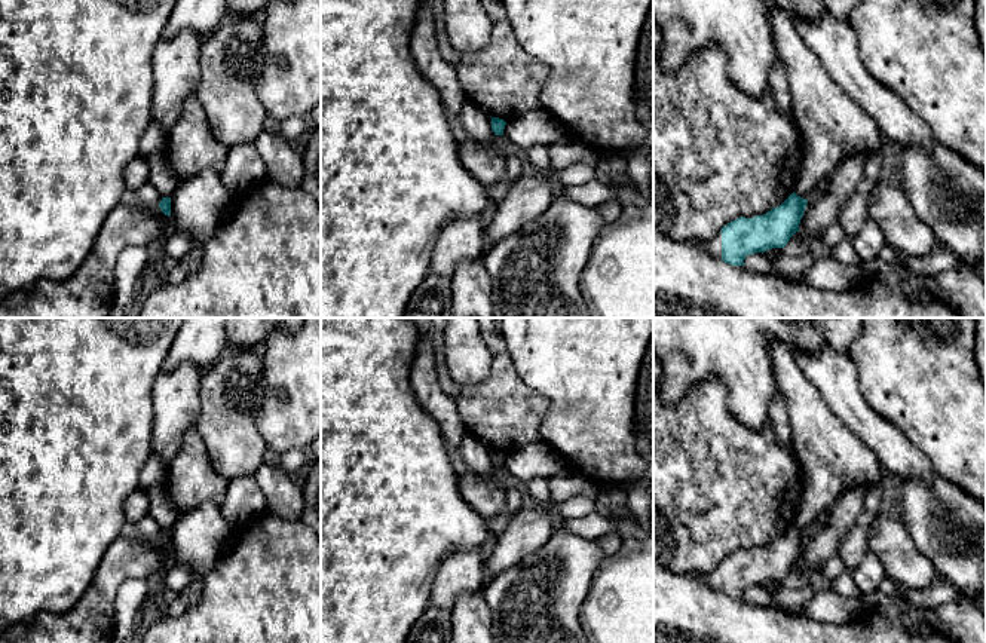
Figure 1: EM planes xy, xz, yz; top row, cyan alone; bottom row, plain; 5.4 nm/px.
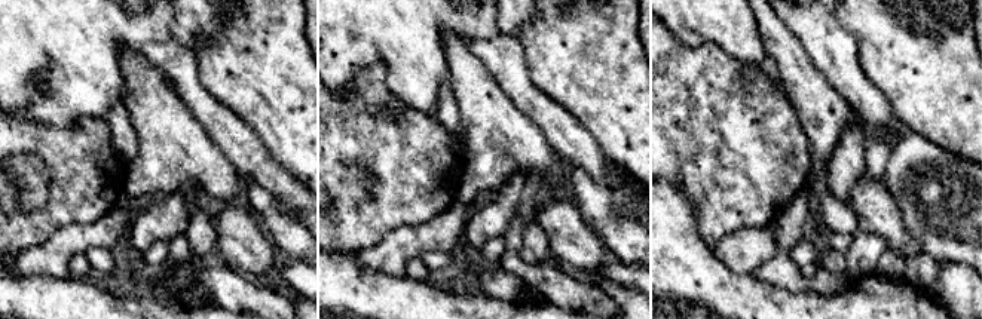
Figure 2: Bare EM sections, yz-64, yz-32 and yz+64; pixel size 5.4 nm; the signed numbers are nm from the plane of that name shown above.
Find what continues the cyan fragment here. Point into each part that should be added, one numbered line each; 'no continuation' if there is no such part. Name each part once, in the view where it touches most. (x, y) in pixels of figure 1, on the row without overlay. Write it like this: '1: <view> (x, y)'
1: yz (713, 579)

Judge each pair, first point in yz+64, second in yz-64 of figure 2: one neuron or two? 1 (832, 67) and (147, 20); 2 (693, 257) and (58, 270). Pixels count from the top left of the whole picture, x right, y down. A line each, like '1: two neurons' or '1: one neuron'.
1: two neurons
2: two neurons

